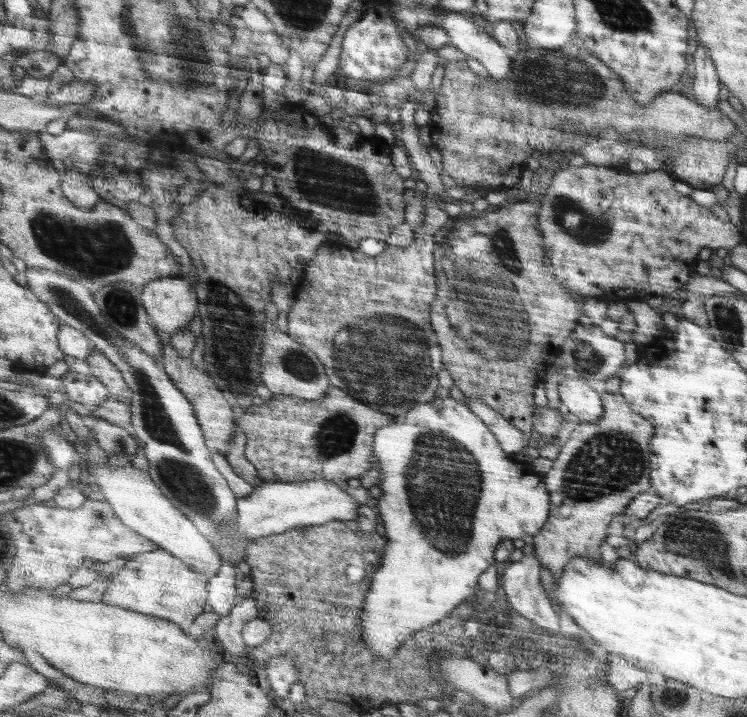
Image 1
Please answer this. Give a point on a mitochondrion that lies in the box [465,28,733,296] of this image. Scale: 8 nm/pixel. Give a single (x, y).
(556, 80)

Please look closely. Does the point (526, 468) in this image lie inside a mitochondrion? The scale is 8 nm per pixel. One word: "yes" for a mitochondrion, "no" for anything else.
no

